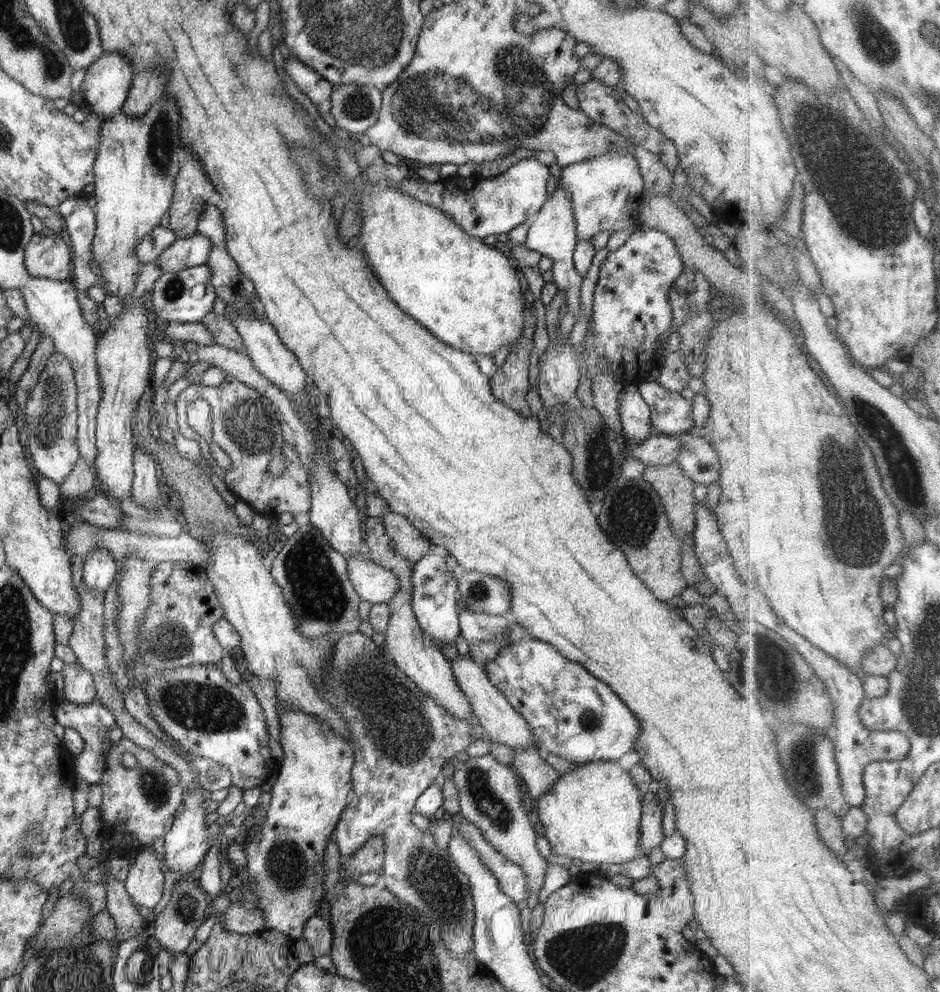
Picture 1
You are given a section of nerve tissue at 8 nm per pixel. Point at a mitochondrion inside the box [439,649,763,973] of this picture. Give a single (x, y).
(485, 799)

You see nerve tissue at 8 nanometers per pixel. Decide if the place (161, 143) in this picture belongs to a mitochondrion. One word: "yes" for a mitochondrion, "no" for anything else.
yes

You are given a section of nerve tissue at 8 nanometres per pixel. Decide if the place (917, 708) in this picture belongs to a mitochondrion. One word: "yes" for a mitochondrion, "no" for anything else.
yes

